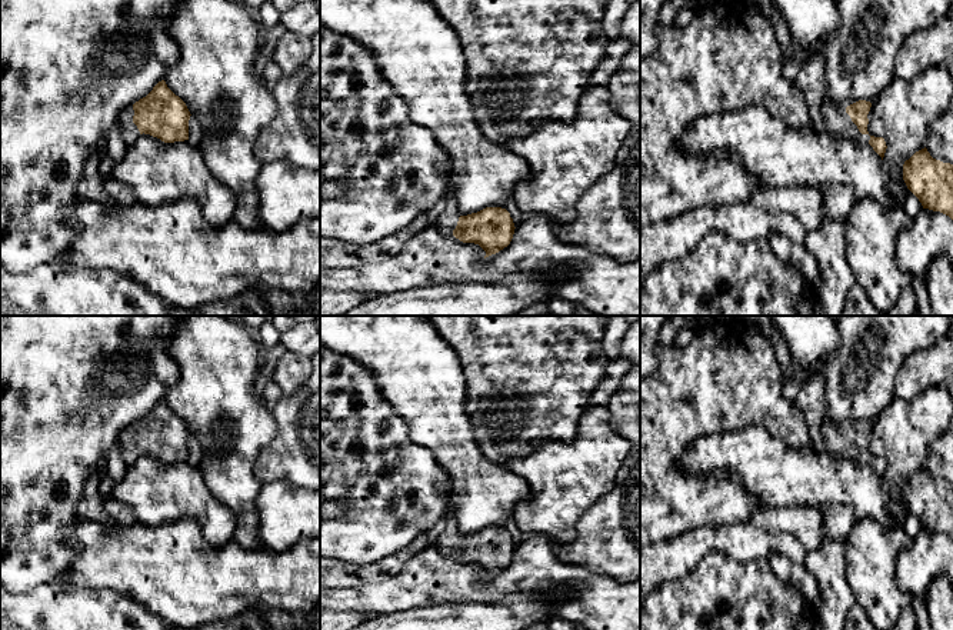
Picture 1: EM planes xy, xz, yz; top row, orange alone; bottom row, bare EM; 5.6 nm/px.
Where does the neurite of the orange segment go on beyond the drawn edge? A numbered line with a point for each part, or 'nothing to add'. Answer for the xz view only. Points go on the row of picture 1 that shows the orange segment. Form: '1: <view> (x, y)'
1: xz (447, 222)

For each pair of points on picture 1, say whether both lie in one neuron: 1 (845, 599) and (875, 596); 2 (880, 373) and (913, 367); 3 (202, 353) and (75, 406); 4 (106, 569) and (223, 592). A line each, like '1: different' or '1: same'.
1: different
2: different
3: different
4: same

